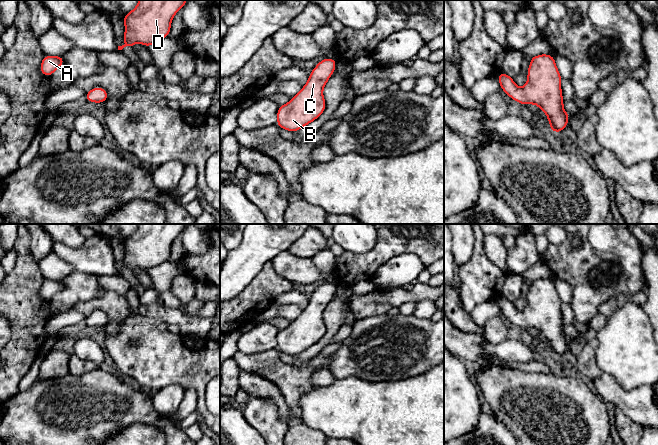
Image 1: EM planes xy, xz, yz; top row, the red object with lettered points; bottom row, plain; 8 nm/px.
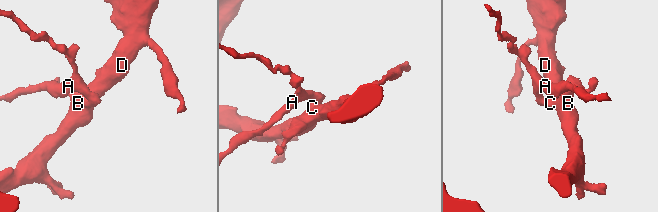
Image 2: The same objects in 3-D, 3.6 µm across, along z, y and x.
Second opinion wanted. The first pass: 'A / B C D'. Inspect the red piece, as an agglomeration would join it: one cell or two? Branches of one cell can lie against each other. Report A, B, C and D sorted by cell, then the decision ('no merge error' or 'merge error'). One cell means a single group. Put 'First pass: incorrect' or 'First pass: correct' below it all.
A B C D; no merge error
First pass: incorrect

